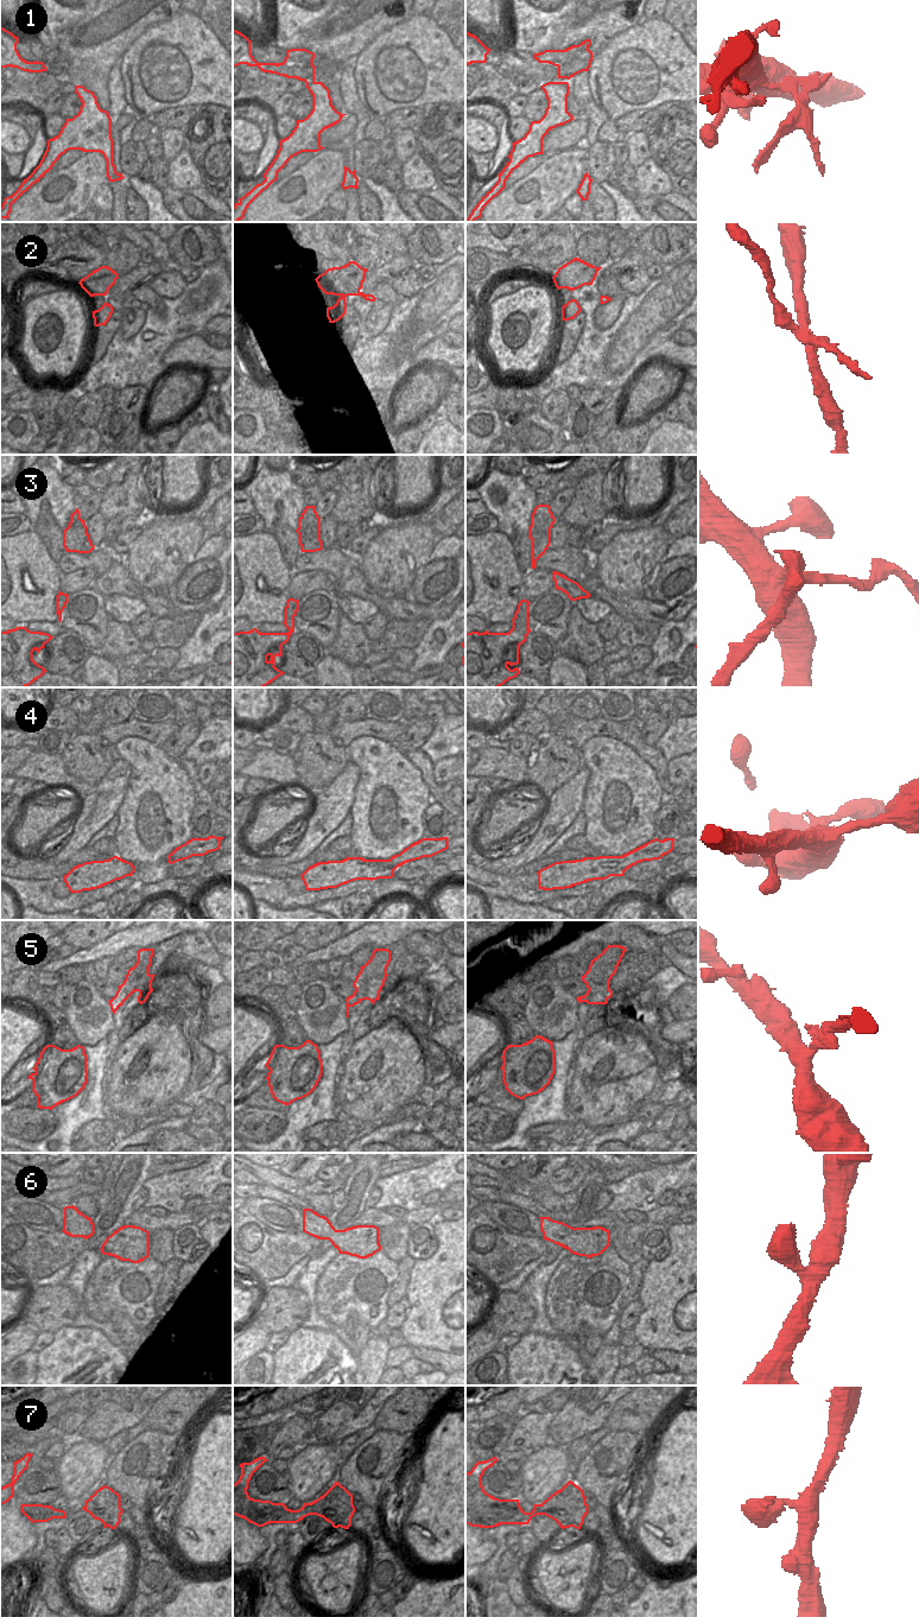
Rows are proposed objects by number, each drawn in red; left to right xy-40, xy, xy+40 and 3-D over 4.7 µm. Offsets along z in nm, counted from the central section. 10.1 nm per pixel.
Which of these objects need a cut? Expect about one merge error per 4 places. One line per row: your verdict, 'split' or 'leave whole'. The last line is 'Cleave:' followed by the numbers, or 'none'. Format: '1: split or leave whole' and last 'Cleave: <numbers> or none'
1: leave whole
2: split
3: split
4: split
5: leave whole
6: leave whole
7: leave whole
Cleave: 2, 3, 4

